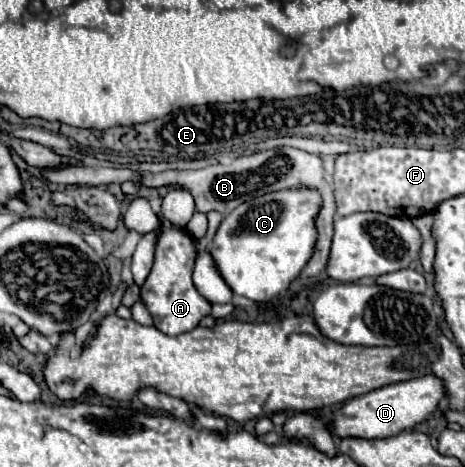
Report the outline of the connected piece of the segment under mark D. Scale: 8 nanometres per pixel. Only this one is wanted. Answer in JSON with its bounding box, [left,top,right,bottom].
[333,375,445,439]

